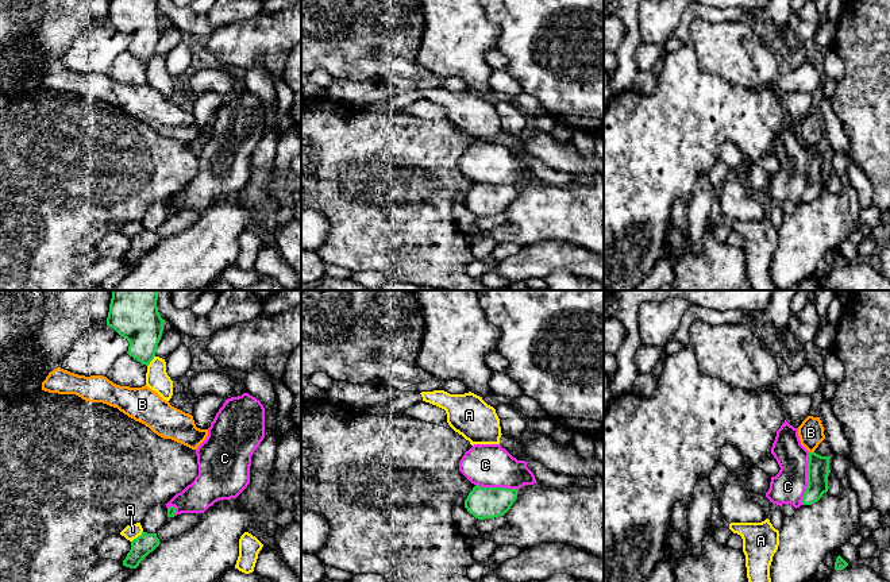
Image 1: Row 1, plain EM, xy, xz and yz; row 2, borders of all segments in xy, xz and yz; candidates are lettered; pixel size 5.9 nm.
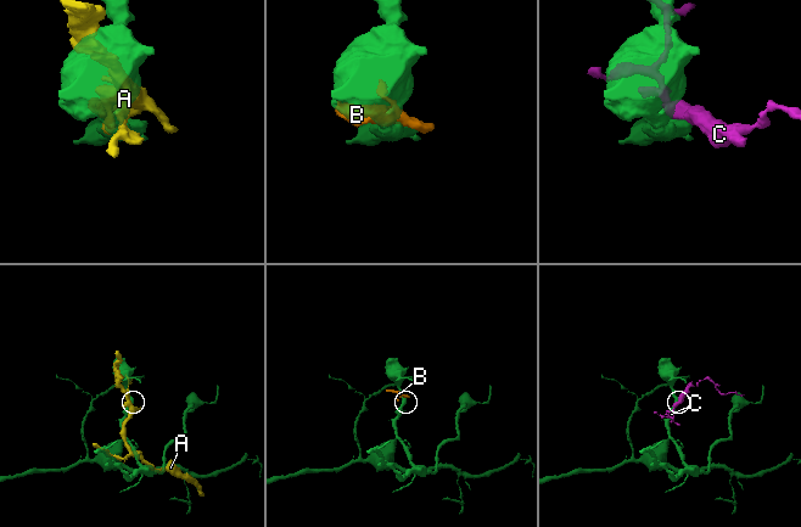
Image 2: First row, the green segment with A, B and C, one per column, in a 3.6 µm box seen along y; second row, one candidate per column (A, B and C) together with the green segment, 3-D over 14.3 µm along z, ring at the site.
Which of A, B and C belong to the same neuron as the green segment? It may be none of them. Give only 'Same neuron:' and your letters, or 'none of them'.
Same neuron: none of them

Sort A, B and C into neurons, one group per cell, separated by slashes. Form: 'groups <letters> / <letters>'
groups A / B / C

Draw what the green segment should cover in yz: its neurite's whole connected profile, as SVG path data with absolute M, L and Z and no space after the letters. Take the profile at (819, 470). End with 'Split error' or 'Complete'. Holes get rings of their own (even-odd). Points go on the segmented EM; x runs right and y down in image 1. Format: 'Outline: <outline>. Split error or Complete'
Outline: M809 452L808 487L802 496L802 505L817 502L828 492L829 456Z. Complete

